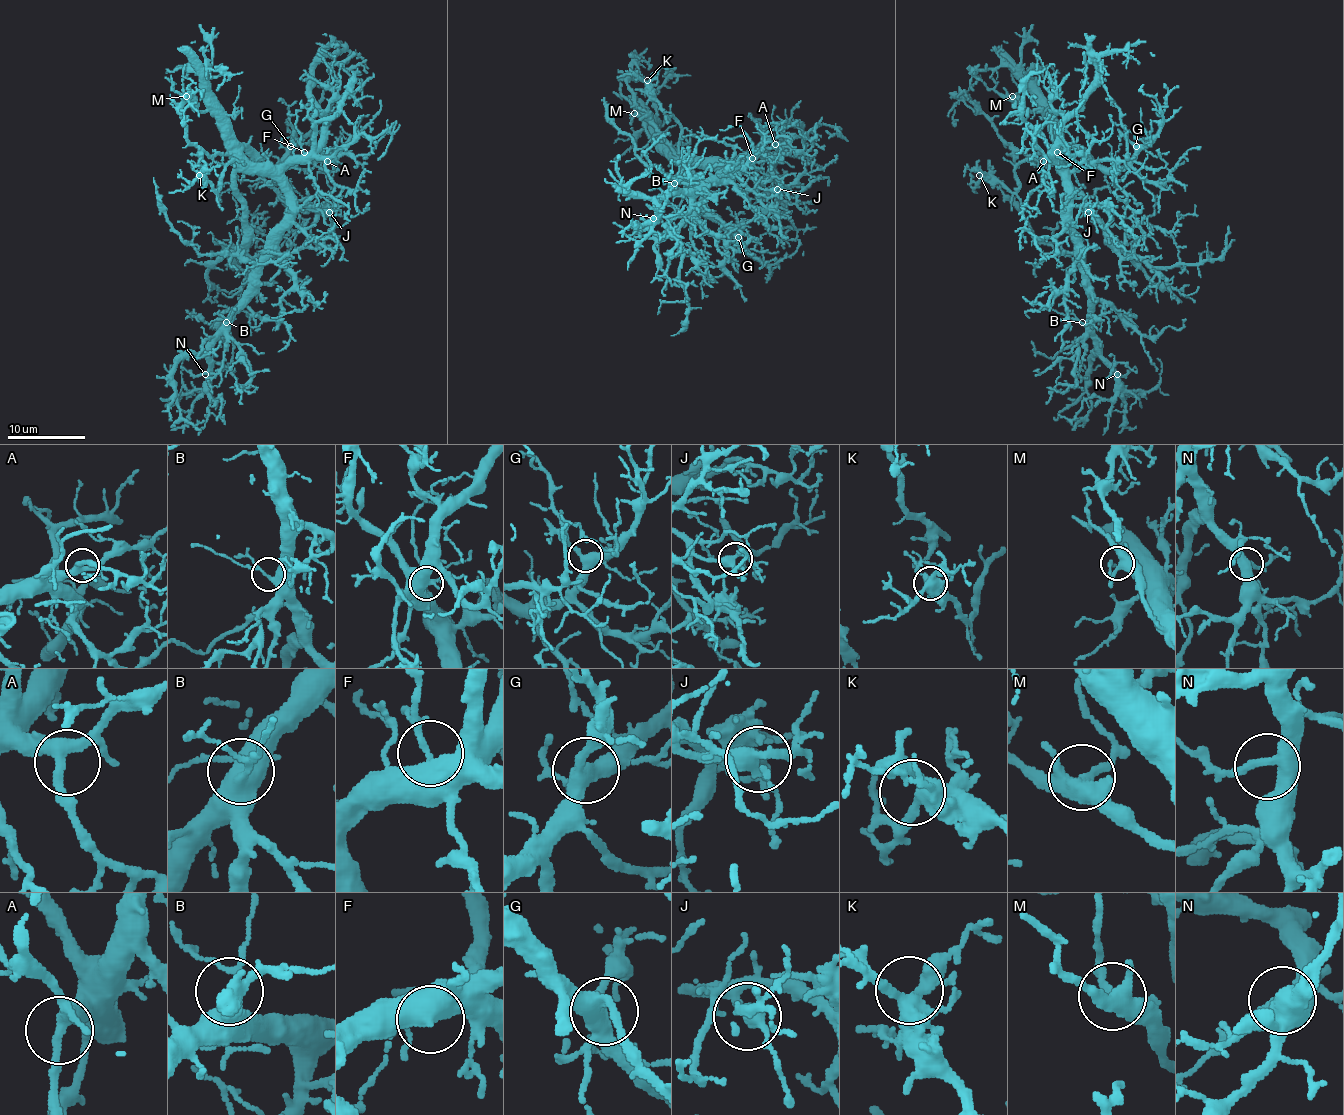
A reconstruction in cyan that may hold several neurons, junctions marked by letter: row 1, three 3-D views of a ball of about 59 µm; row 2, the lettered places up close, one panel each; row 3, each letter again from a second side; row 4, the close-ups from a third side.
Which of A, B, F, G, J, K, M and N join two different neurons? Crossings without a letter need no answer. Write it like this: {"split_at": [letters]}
{"split_at": []}

